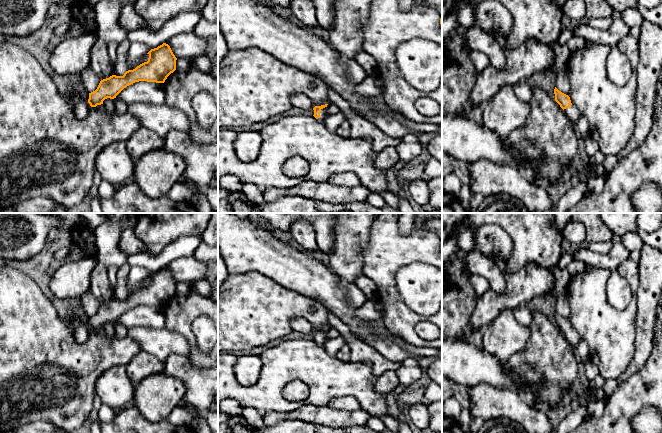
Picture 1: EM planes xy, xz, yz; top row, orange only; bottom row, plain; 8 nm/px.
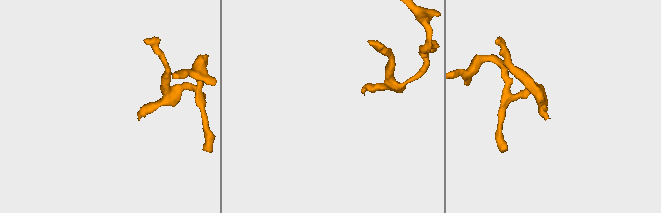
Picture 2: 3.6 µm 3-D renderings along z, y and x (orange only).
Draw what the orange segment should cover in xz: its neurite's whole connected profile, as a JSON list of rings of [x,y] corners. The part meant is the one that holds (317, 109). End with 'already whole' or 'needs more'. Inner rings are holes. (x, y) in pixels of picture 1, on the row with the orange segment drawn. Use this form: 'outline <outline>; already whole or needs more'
outline [[[328,104],[321,105],[321,106],[314,106],[312,108],[312,116],[314,116],[319,121],[324,121],[326,115],[324,108],[327,107]]]; needs more

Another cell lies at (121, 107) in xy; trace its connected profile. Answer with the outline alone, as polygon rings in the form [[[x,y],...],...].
[[[114,98],[112,102],[115,106],[115,112],[119,115],[125,114],[128,112],[128,104],[125,103],[123,100]]]

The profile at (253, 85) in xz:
[[[256,47],[228,51],[218,62],[218,129],[250,126],[293,106],[290,97],[304,94],[314,106],[329,103],[329,87],[319,77],[282,62]]]

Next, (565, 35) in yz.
[[[572,29],[562,30],[560,36],[556,40],[558,44],[567,46],[568,40],[574,35]]]

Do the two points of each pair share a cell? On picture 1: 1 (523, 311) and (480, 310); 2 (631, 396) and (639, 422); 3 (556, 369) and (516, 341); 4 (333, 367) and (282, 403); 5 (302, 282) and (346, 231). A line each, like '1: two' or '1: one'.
1: two
2: two
3: two
4: one
5: two

